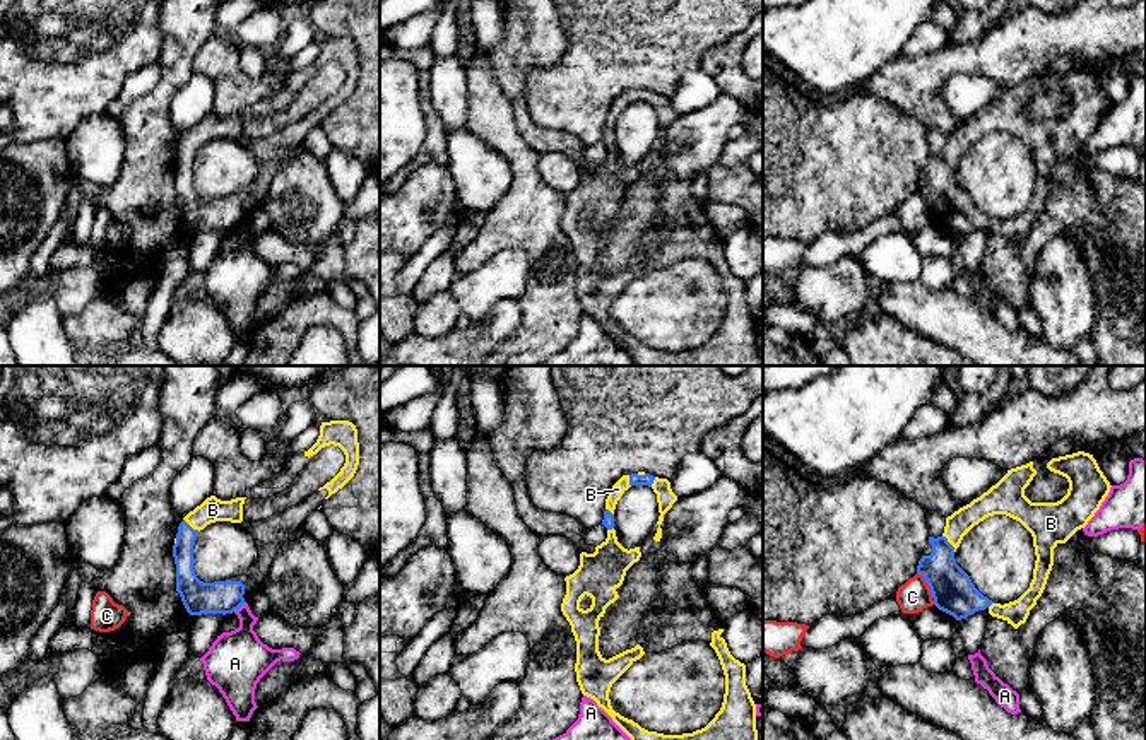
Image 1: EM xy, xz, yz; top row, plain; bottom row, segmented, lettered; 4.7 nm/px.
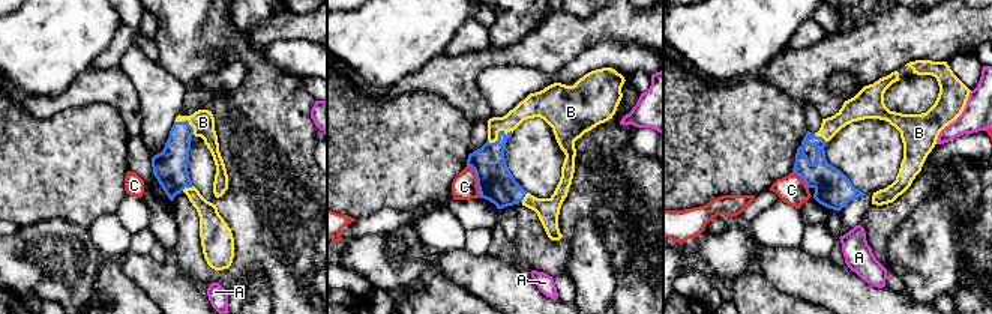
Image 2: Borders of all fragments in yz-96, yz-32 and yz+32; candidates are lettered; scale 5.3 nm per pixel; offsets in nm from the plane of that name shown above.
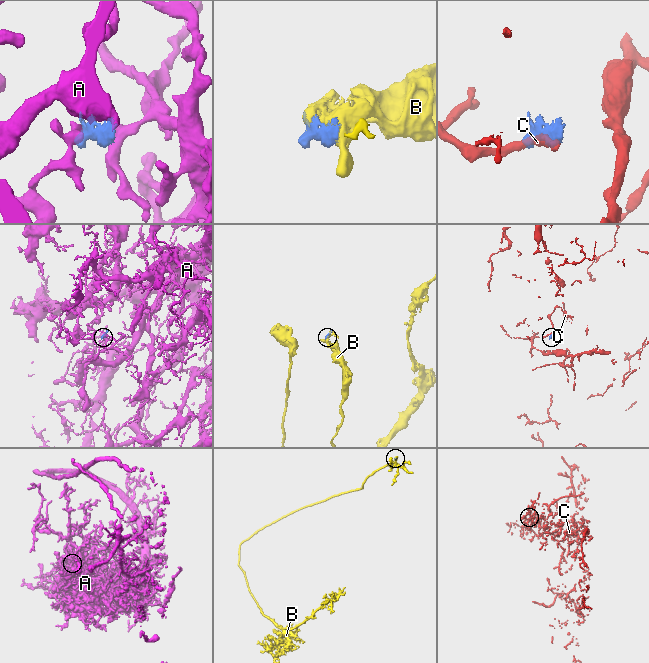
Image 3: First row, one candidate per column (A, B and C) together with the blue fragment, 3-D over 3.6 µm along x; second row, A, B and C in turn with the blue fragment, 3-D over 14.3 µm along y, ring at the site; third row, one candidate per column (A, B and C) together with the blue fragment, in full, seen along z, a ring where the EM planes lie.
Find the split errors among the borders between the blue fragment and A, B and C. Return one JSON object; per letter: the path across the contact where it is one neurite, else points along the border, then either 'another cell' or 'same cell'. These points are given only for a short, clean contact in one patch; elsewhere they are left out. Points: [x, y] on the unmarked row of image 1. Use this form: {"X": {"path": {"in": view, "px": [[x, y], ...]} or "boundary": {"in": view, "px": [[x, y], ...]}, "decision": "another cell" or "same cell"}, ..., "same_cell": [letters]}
{"A": {"boundary": {"in": "xy", "px": [[245, 219], [233, 228]]}, "decision": "another cell"}, "B": {"decision": "same cell"}, "C": {"boundary": {"in": "yz", "px": [[917, 188], [933, 214]]}, "decision": "another cell"}, "same_cell": ["B"]}

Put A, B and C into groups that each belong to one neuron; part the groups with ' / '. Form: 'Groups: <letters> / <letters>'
Groups: A / B / C

